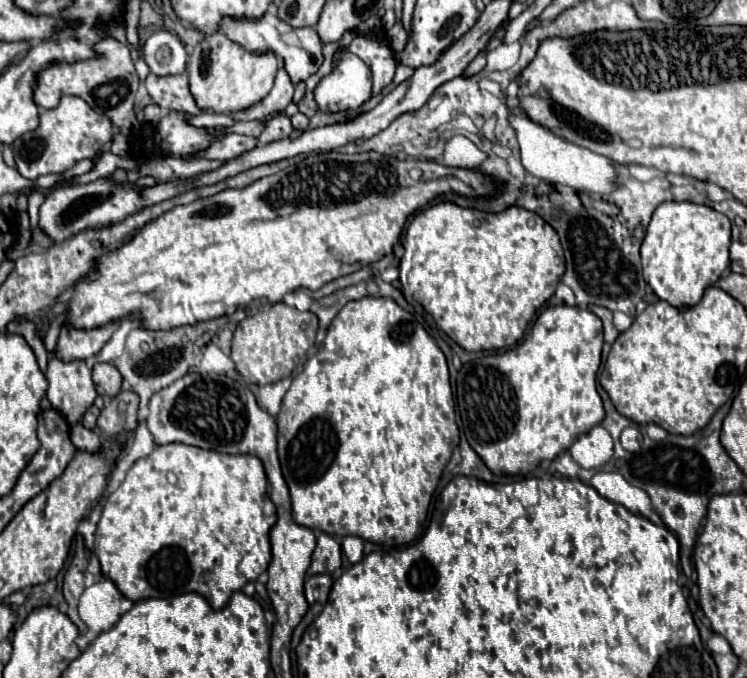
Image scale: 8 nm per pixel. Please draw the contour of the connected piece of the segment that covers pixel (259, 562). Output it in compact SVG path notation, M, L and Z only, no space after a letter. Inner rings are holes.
M167 444L167 446L157 446L151 456L137 460L133 464L133 468L127 472L121 486L107 496L101 520L95 530L93 552L99 558L103 576L111 578L115 582L115 586L119 586L119 590L123 590L123 594L127 594L127 598L131 598L133 602L143 600L143 598L173 598L173 596L179 596L185 592L197 592L203 598L207 598L207 602L215 610L221 610L223 606L227 606L233 592L243 590L243 586L247 582L257 580L267 570L267 566L271 562L269 532L275 526L275 522L277 522L277 510L267 496L267 478L263 472L263 464L257 456L247 456L247 454L227 456L227 454L219 454L213 450L203 450L203 448L195 448L195 446L187 446L187 444Z

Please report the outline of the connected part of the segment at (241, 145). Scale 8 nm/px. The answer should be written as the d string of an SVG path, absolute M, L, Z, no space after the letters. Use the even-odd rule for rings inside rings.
M227 134L221 140L213 140L209 144L209 148L199 150L193 158L209 158L209 160L229 160L235 158L239 154L243 154L243 150L251 150L253 146L257 146L257 138L251 136L239 136L239 134Z

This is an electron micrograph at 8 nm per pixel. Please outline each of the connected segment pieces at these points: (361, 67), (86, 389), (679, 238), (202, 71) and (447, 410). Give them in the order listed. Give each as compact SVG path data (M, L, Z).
M343 50L339 66L315 88L315 100L323 112L359 108L371 98L371 70L355 54Z
M51 358L45 378L49 382L47 398L53 408L65 416L69 426L79 424L97 398L91 372L85 362L61 362Z
M663 202L653 212L653 218L647 226L643 244L641 244L641 264L643 264L643 278L653 288L653 292L669 302L675 308L695 306L705 288L713 286L723 270L729 266L729 242L731 242L731 222L725 214L693 202Z
M215 32L205 36L189 56L189 90L203 112L233 114L259 104L269 90L277 74L277 58L273 54L247 54L241 46L235 46L225 34Z
M361 298L355 302L347 302L341 312L331 322L327 336L323 340L323 350L319 358L313 358L309 370L303 370L299 376L293 378L291 388L287 390L281 412L277 416L279 426L279 460L283 478L289 486L291 500L293 500L293 518L301 526L311 530L321 530L331 536L361 536L363 540L375 544L389 544L389 546L405 546L421 538L423 524L427 520L427 508L431 496L437 488L439 476L447 466L453 448L459 444L459 428L455 424L455 404L453 392L449 384L449 368L445 354L439 350L435 340L425 332L425 328L407 312L403 310L393 298Z

